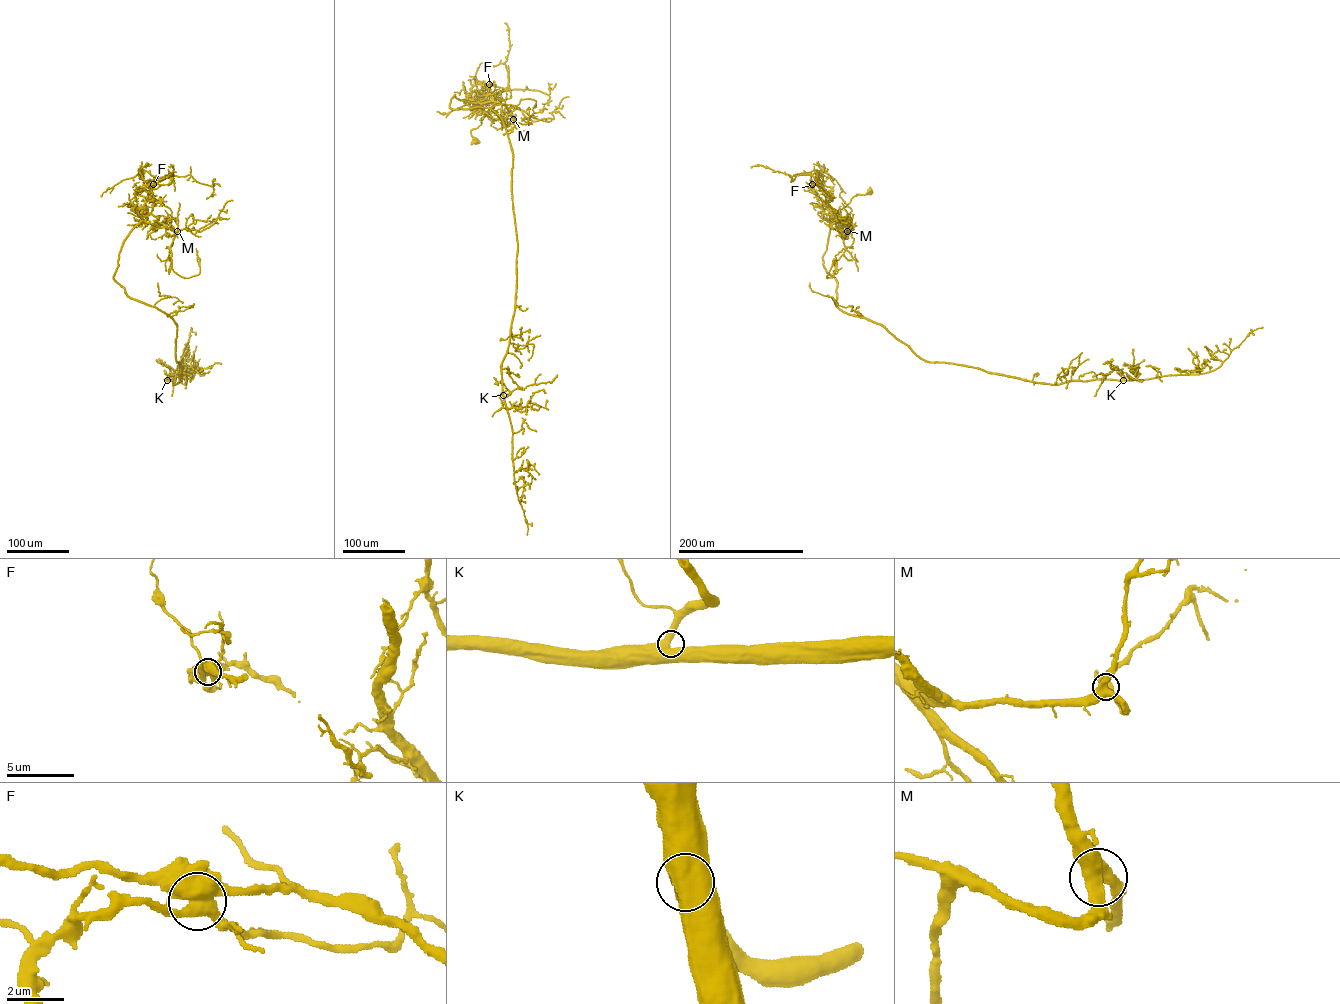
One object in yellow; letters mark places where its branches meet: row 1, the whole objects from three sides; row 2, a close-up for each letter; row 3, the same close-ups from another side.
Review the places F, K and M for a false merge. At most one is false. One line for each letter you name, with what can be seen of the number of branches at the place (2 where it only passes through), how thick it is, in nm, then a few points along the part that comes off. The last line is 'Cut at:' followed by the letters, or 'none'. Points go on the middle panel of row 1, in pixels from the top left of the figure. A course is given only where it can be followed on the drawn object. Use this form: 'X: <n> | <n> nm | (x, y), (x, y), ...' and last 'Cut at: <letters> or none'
F: 4 | 550 nm | (489, 84), (507, 88), (504, 64), (481, 62), (475, 82), (478, 97), (446, 113), (437, 111)
Cut at: F

